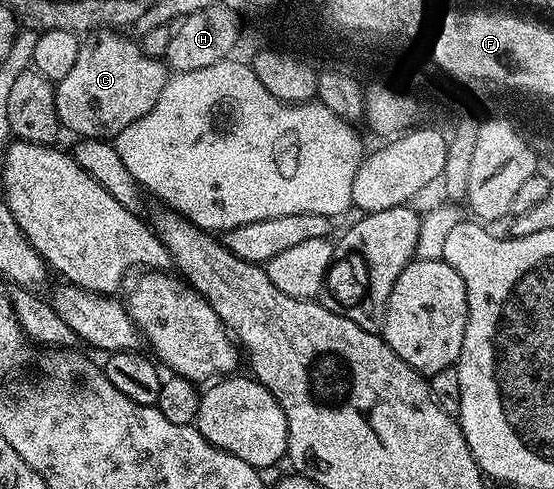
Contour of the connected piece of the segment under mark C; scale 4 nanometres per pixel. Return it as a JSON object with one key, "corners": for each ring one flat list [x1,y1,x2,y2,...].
{"corners":[[98,29,87,33,81,39,76,64,68,74,56,82,56,112,63,131,71,130,78,138,105,138,113,140,117,134,124,132,128,124,140,120,140,116,148,116,160,100,160,92,164,92,168,81,168,67,165,61,147,58,142,53,141,45,133,37,127,36,117,29]]}

